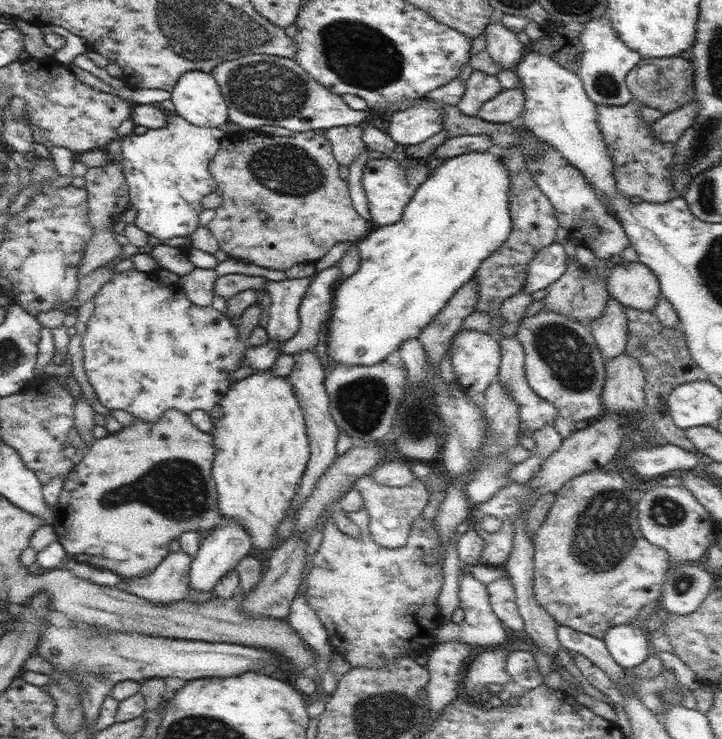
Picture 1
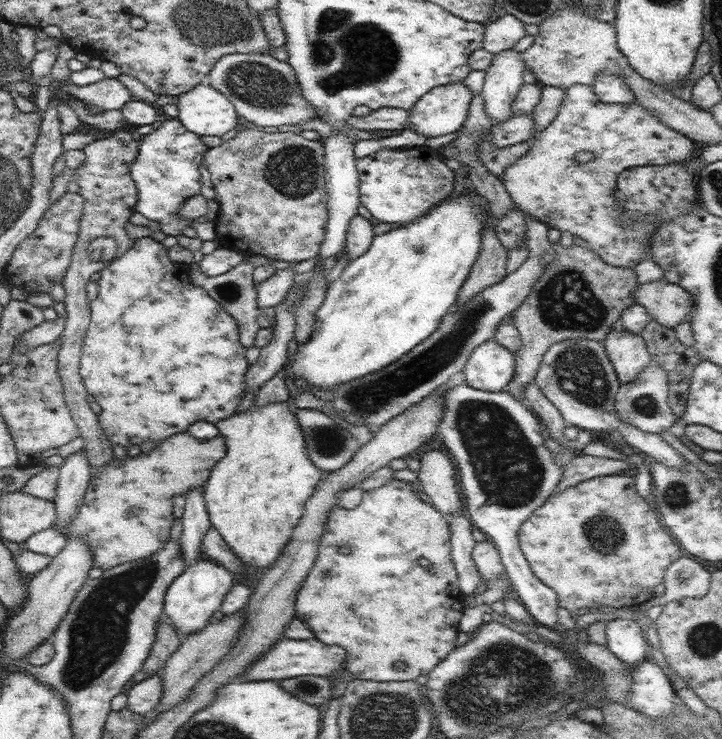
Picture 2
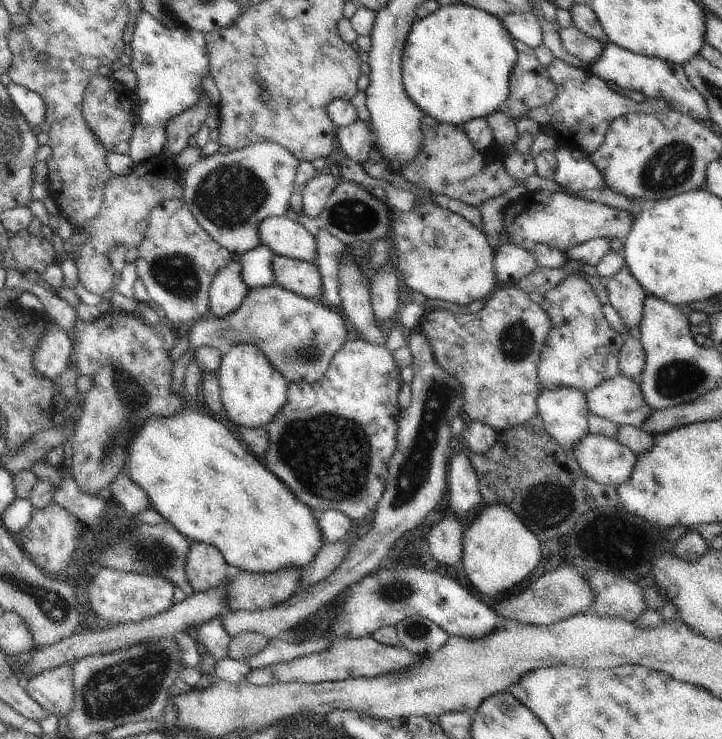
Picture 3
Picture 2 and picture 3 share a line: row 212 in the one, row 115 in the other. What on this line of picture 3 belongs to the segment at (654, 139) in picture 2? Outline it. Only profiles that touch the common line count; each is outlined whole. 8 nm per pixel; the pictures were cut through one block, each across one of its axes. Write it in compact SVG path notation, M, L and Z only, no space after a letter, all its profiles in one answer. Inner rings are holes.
M555 58L547 71L556 85L556 98L550 104L532 109L526 116L539 122L542 132L552 136L558 148L584 148L582 152L586 150L589 156L604 142L606 131L615 118L627 114L658 114L670 110L667 101L658 98L644 99L637 103L632 98L610 89L604 79L590 70L574 67L561 59Z

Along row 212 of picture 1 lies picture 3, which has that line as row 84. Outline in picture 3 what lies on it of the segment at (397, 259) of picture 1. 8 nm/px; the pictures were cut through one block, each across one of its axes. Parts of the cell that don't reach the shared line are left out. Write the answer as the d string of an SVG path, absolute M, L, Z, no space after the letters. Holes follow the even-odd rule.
M445 5L434 14L416 20L412 25L402 55L402 82L408 98L410 98L425 115L432 116L438 123L464 126L467 122L475 118L488 118L493 112L498 111L498 107L508 98L511 74L516 61L517 50L513 45L513 38L507 31L507 28L501 23L499 17L489 13L487 10L470 5Z

